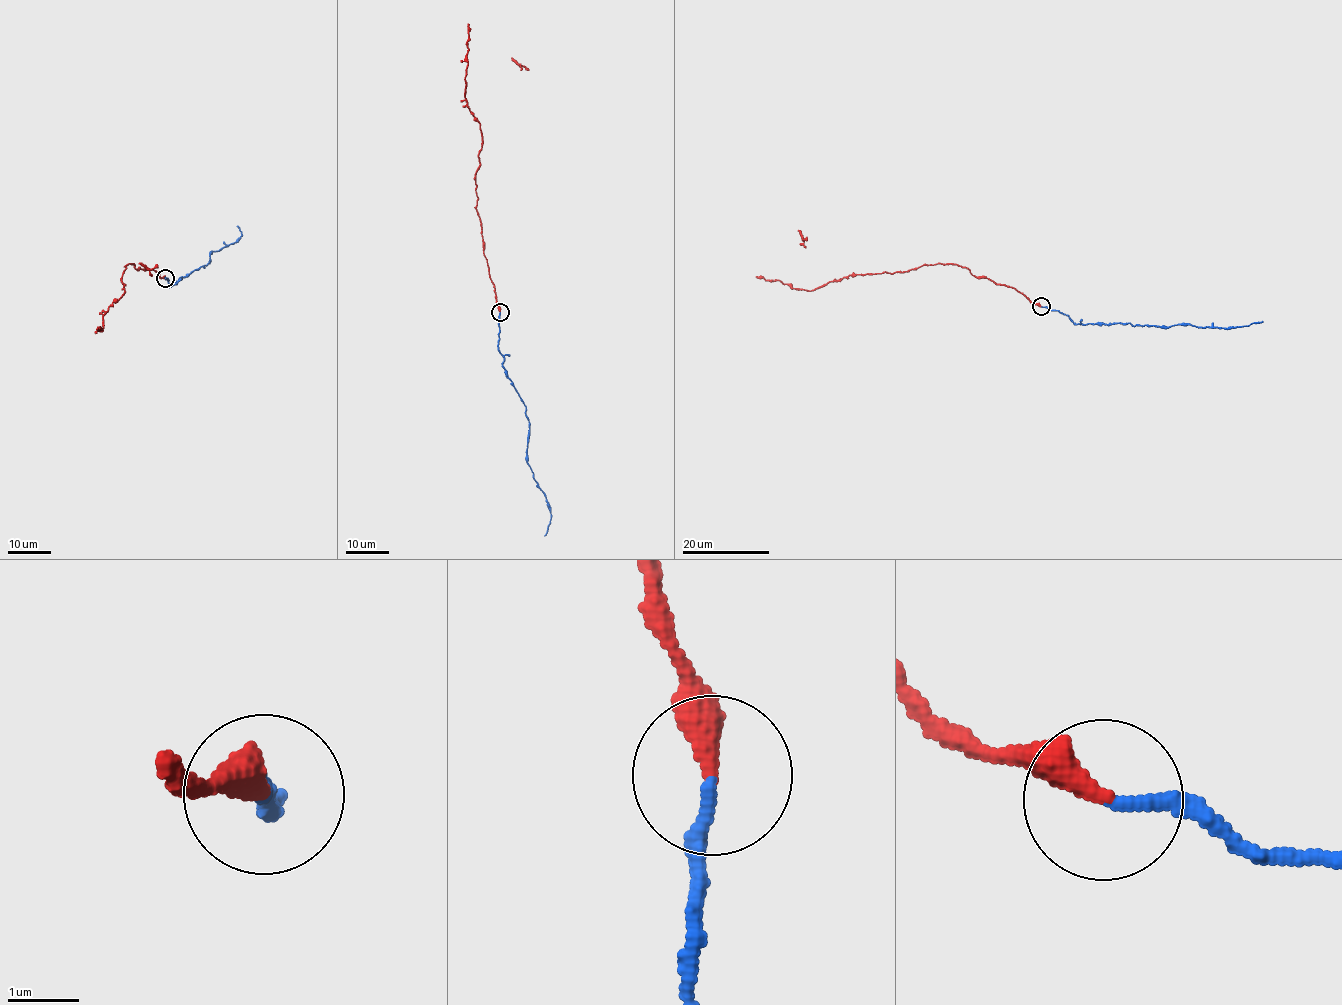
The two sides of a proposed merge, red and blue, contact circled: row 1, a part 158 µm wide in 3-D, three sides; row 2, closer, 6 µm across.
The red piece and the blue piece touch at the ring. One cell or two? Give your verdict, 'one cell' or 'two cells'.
two cells

